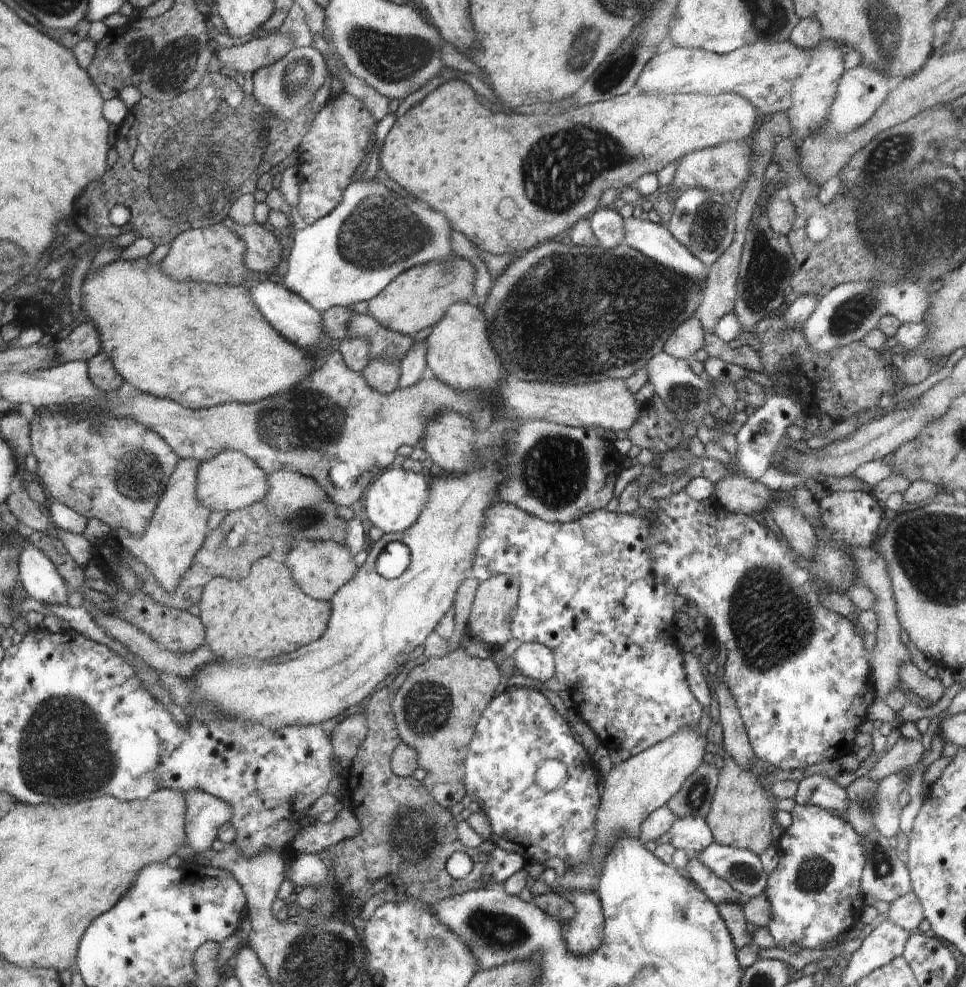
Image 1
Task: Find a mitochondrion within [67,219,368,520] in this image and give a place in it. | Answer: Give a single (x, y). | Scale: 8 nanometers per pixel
(307, 420)

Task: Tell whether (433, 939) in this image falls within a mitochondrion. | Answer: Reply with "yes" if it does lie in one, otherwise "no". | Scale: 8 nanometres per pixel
yes

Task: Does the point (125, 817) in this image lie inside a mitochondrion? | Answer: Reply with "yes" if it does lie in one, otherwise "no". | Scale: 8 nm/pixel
no

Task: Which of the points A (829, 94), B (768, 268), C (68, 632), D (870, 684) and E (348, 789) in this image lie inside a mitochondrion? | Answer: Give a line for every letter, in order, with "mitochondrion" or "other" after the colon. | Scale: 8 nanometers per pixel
A: other
B: mitochondrion
C: other
D: other
E: other

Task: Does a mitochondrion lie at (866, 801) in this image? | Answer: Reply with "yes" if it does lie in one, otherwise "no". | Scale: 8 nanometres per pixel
yes

